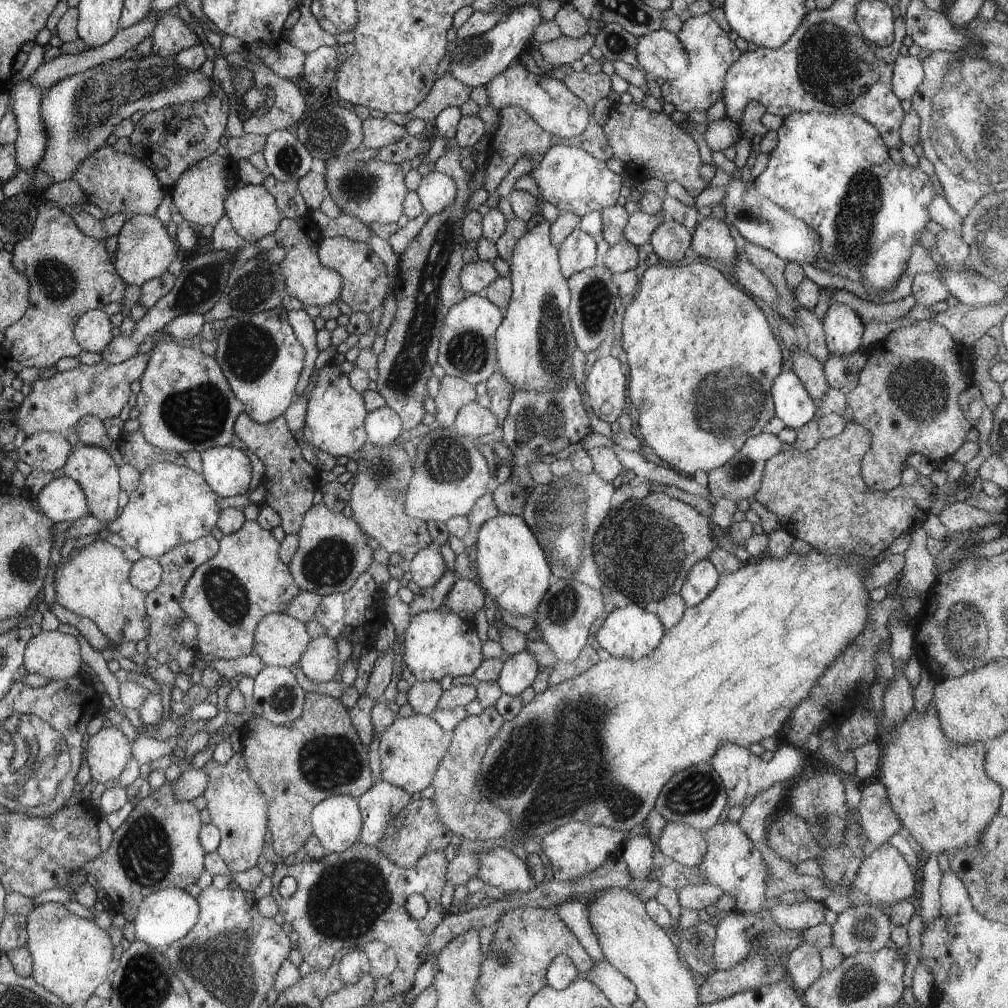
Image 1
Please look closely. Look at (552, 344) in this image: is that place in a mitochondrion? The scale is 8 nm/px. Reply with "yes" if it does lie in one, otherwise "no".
yes

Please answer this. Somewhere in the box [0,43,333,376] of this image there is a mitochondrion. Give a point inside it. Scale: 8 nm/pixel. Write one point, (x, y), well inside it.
(102, 94)

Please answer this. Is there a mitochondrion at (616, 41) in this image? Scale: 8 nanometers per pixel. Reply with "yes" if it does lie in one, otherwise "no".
yes

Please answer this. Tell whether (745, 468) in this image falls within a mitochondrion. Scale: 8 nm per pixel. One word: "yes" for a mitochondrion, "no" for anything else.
yes

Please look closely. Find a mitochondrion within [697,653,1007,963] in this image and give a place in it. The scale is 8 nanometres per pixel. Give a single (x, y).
(864, 929)

